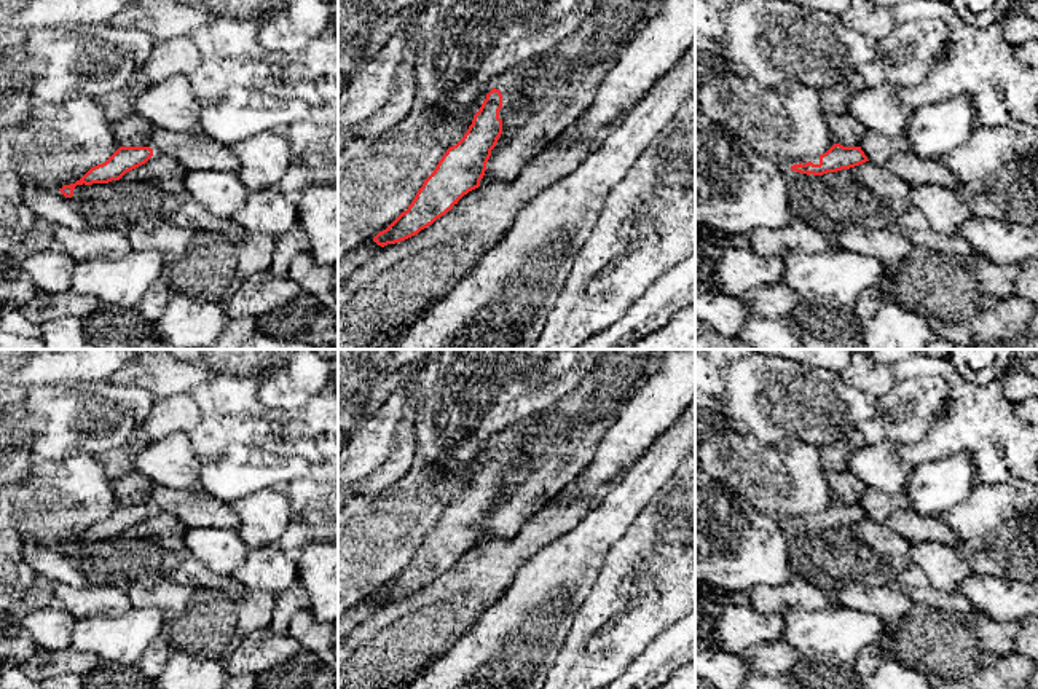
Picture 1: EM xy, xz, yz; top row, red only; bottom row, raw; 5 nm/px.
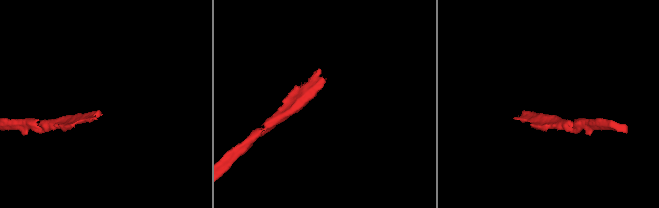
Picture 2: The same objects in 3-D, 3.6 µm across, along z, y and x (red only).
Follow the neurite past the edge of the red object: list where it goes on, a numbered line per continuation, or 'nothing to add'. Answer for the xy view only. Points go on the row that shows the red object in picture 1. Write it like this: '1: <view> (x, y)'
nothing to add

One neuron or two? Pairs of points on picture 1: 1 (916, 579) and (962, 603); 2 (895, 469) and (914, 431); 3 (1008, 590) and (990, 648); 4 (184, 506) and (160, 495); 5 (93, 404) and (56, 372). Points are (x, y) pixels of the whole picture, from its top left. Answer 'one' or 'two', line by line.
1: one
2: two
3: two
4: one
5: two

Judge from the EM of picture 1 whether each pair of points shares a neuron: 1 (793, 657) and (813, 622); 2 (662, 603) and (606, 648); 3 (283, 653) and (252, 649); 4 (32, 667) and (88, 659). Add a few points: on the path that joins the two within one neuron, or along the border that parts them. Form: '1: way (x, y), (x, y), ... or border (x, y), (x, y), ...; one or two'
1: border (782, 640), (804, 659); two
2: way (646, 603), (641, 603), (613, 632); one
3: way (275, 649), (260, 649); one
4: way (47, 664), (74, 662); one

